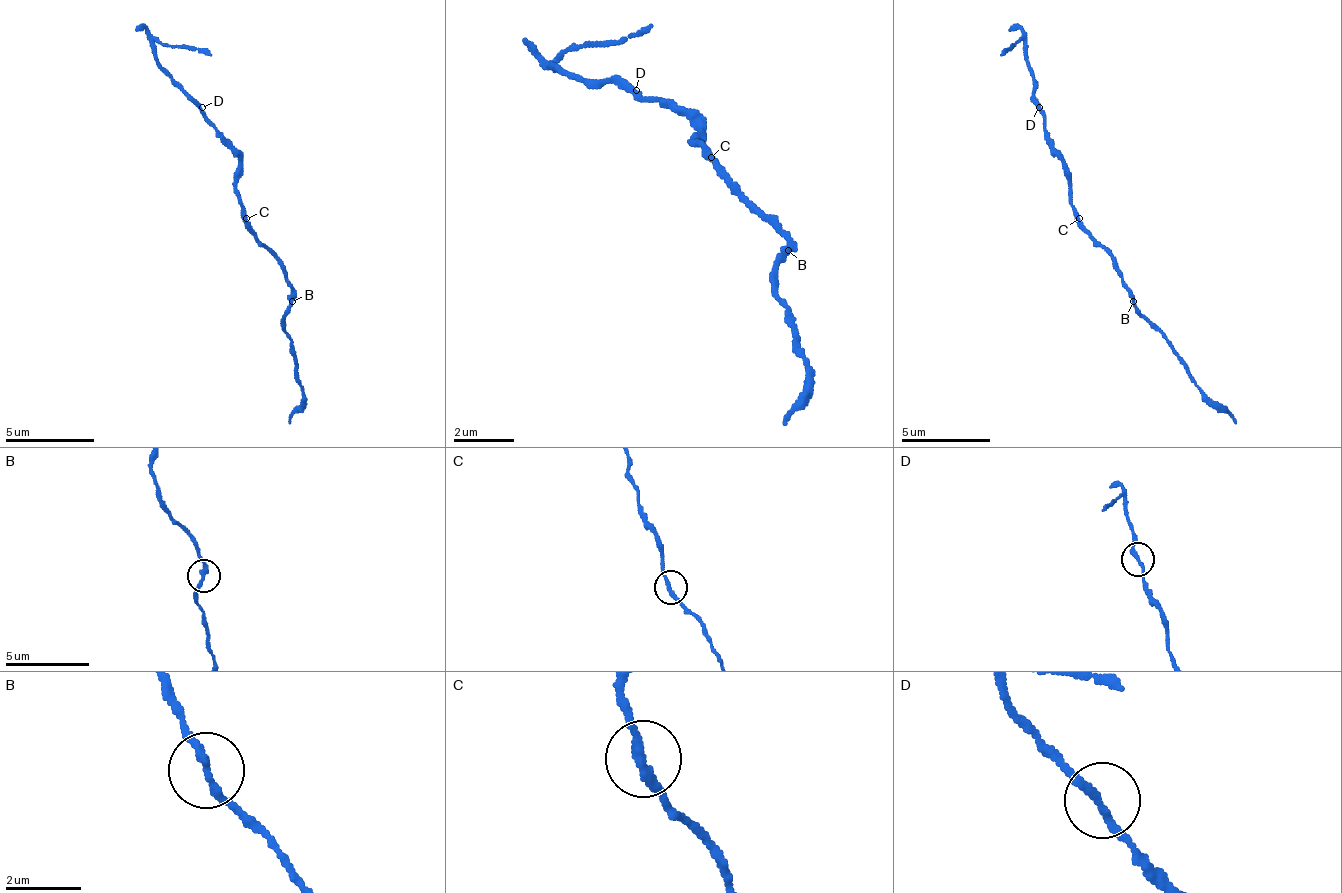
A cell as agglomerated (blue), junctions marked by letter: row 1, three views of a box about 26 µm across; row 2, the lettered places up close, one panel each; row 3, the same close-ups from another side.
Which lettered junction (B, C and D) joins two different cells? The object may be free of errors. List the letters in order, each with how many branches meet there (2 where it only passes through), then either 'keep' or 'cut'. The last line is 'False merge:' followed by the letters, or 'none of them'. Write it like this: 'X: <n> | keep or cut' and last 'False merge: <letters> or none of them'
B: 2 | keep
C: 2 | keep
D: 2 | keep
False merge: none of them

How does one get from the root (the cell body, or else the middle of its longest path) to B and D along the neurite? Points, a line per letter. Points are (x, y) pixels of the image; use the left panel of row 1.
B: (242, 218), (246, 227), (282, 262), (282, 271), (290, 280), (290, 302)
D: (242, 218), (242, 205), (237, 200), (237, 151), (202, 107)

